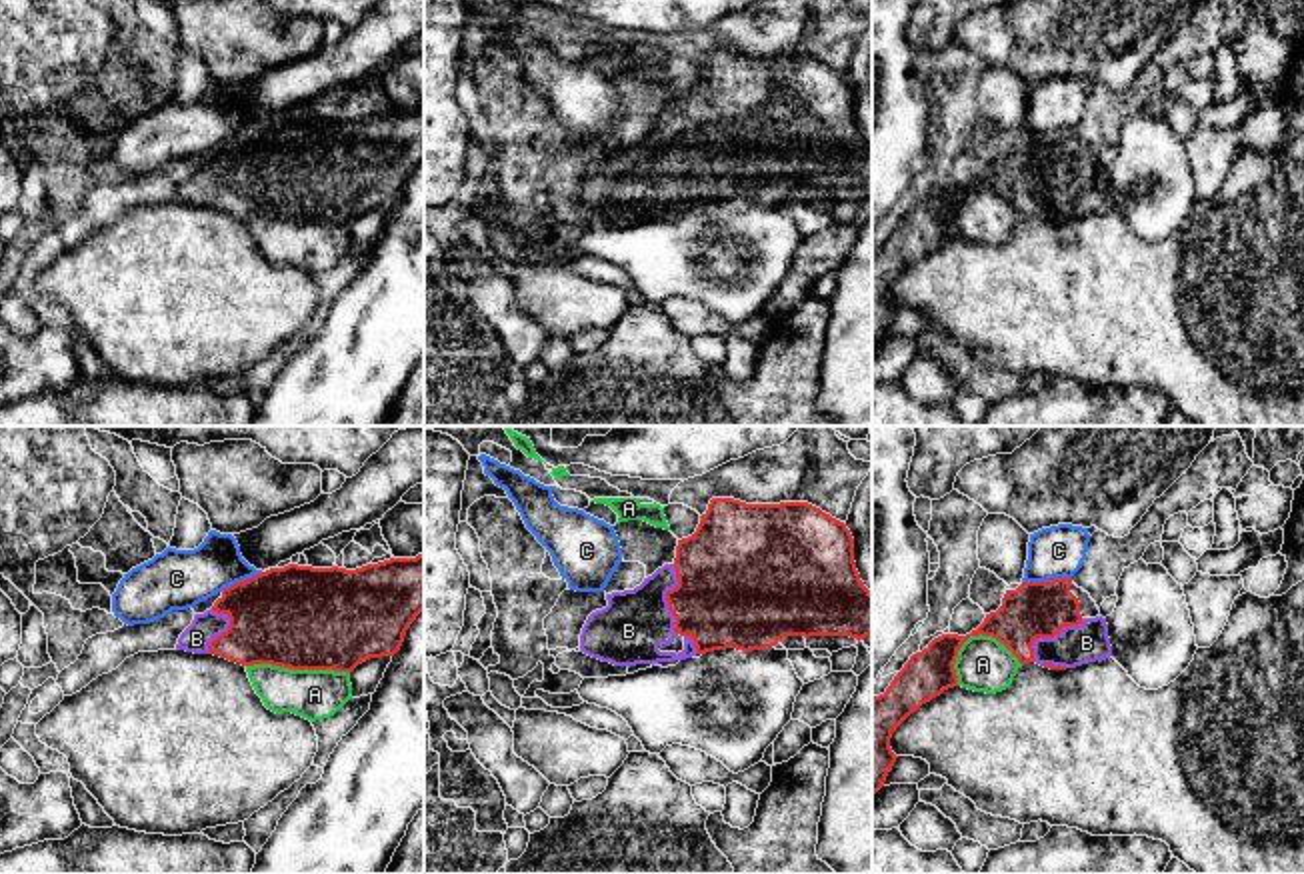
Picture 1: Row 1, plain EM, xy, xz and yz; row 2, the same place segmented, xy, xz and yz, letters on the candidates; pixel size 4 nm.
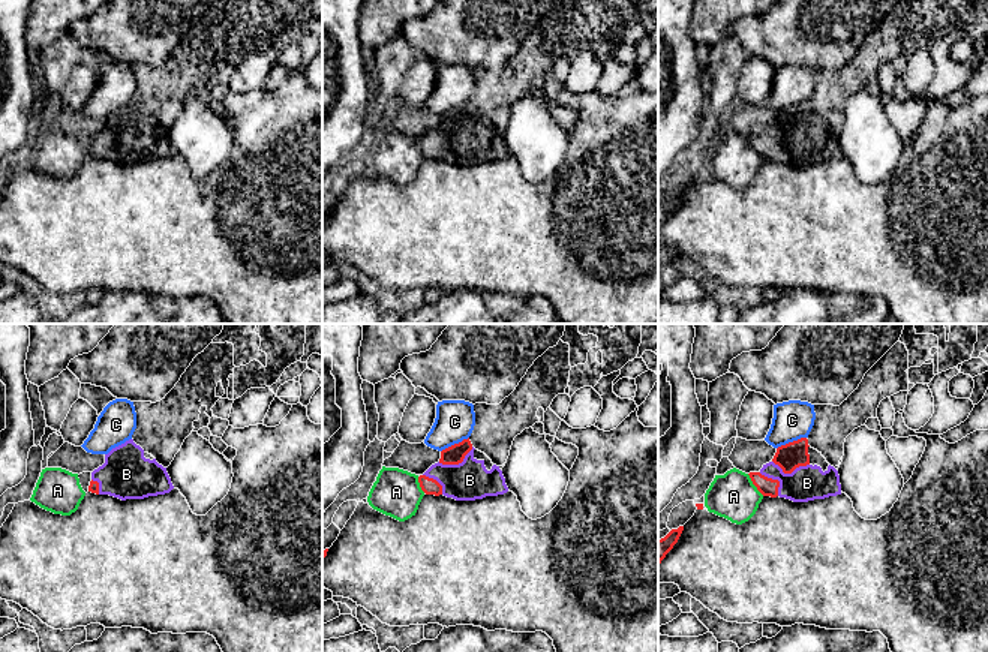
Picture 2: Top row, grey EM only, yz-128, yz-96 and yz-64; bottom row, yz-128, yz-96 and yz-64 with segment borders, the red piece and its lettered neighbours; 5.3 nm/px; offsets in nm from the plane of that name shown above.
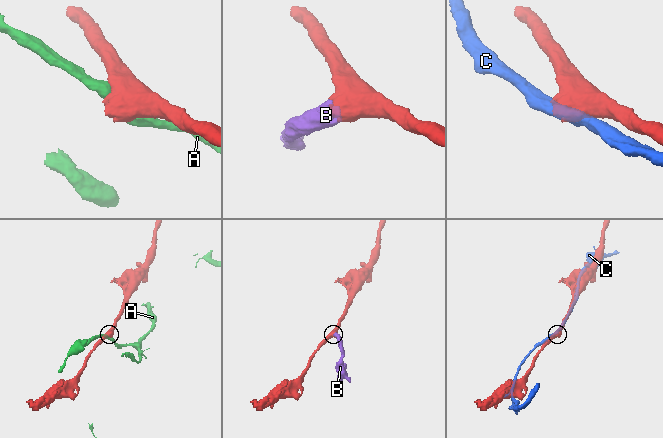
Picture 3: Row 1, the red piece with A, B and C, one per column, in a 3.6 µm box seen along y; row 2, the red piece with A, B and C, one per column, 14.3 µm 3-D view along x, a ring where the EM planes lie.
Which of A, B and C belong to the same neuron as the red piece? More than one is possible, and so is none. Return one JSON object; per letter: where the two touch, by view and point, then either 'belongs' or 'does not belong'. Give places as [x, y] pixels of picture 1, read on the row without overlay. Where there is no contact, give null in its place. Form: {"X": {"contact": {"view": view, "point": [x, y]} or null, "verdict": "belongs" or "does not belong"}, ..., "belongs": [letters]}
{"A": {"contact": {"view": "xy", "point": [298, 220]}, "verdict": "does not belong"}, "B": {"contact": {"view": "yz", "point": [1048, 188]}, "verdict": "belongs"}, "C": {"contact": {"view": "yz", "point": [1048, 132]}, "verdict": "does not belong"}, "belongs": ["B"]}

